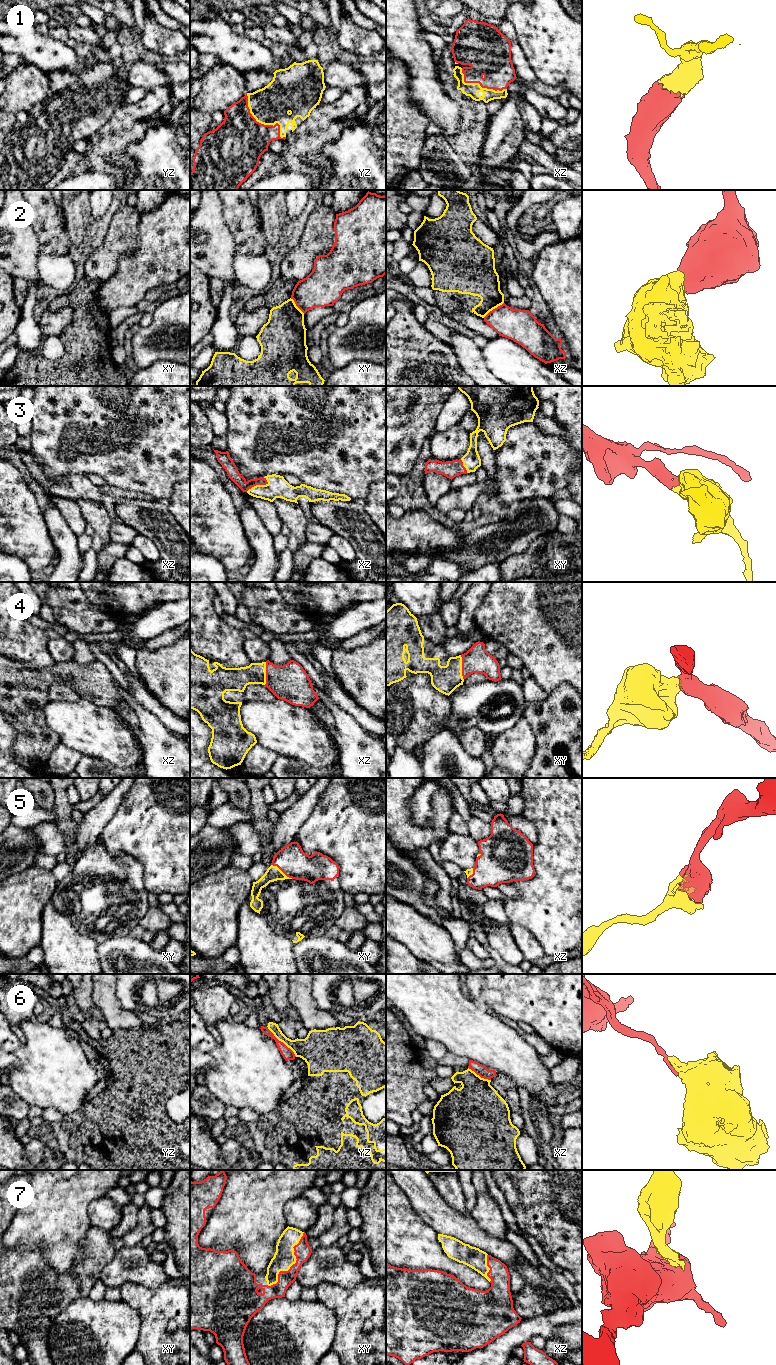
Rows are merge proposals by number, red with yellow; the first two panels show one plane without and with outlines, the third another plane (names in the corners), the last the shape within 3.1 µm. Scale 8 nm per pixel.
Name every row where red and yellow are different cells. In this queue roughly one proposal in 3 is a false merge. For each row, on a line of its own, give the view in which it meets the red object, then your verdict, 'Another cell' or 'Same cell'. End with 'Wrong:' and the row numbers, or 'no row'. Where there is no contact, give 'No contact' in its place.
1: Touches red in yz. Same cell
2: Touches red in xz. Another cell
3: Touches red in xz. Same cell
4: Touches red in xy. Same cell
5: Touches red in xy. Same cell
6: Touches red in yz. Another cell
7: Touches red in xy. Same cell
Wrong: 2, 6

